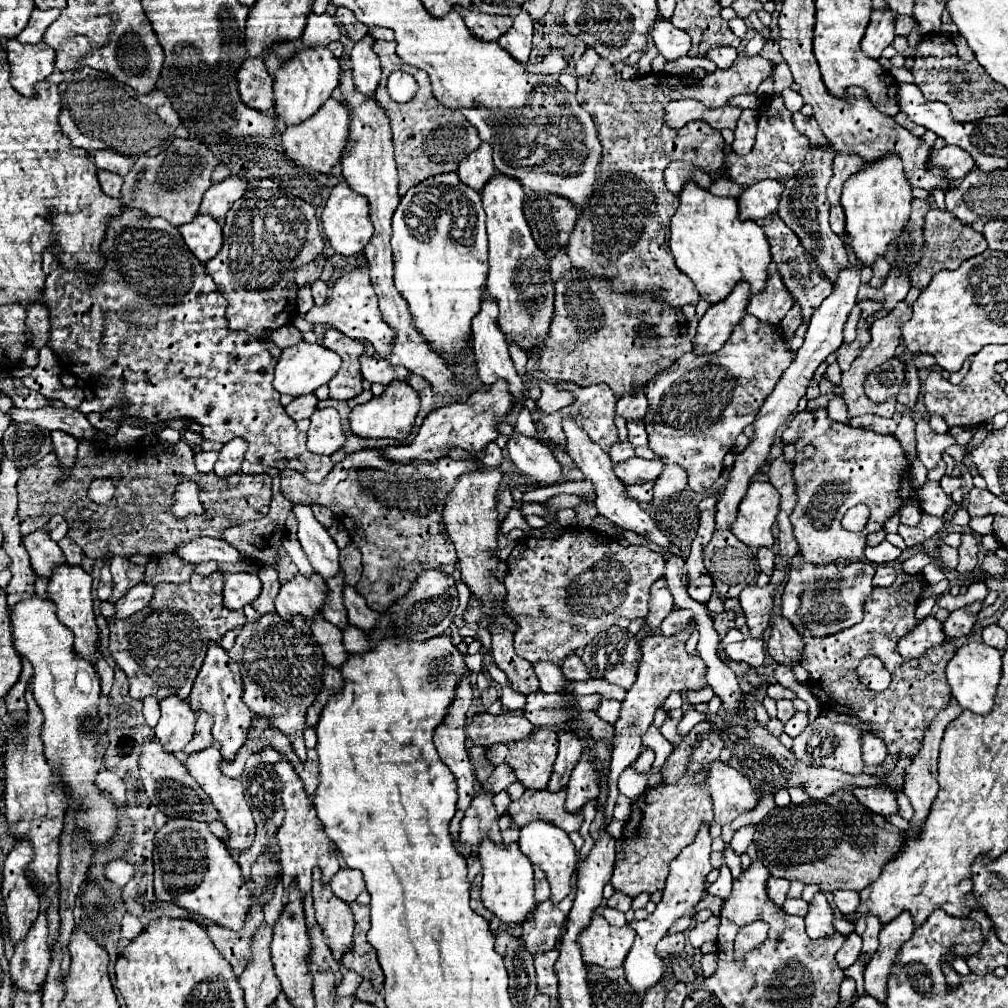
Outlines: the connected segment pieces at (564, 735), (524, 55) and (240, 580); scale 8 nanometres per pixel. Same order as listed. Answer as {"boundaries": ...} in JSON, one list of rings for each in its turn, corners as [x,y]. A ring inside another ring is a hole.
{"boundaries":[[[[559,731],[559,751],[557,751],[553,773],[549,779],[551,791],[559,791],[561,787],[567,785],[569,775],[571,775],[583,749],[585,749],[585,739],[577,737],[571,731]]],[[[521,11],[515,17],[511,29],[507,33],[503,33],[503,37],[499,37],[497,43],[505,51],[509,51],[513,59],[525,63],[531,53],[531,35],[533,35],[533,21],[527,11]]],[[[223,573],[223,603],[229,609],[243,609],[261,593],[261,581],[255,573]]]]}

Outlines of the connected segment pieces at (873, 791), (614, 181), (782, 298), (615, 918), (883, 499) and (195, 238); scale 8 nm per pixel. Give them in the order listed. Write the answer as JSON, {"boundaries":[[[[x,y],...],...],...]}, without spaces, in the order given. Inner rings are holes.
{"boundaries":[[[[857,787],[853,789],[853,795],[857,797],[857,801],[861,801],[861,805],[881,817],[889,817],[899,811],[895,793],[887,787]]],[[[761,55],[755,57],[737,57],[735,63],[729,69],[715,69],[713,73],[705,75],[703,79],[691,77],[691,75],[665,75],[665,73],[649,73],[643,77],[635,77],[633,81],[621,79],[621,75],[611,67],[609,61],[601,59],[599,67],[591,77],[577,77],[579,89],[577,99],[579,103],[589,111],[589,115],[595,121],[601,145],[603,145],[603,159],[597,169],[597,181],[593,185],[593,195],[587,211],[579,215],[575,231],[571,233],[567,255],[577,271],[591,273],[595,279],[607,279],[611,283],[611,289],[619,293],[651,293],[659,301],[667,301],[671,307],[683,307],[683,305],[697,305],[699,291],[689,281],[685,273],[679,271],[675,265],[671,251],[667,249],[667,239],[659,241],[653,239],[651,231],[669,231],[669,217],[675,213],[679,205],[679,197],[675,197],[663,181],[663,171],[671,161],[688,161],[699,165],[707,173],[713,173],[721,169],[725,163],[725,141],[719,131],[711,129],[705,121],[691,121],[683,125],[681,129],[673,129],[665,123],[665,107],[667,103],[675,99],[695,99],[703,103],[705,107],[723,107],[729,103],[733,95],[739,93],[755,93],[759,83],[767,79],[773,71],[773,65],[763,59]]],[[[779,275],[767,277],[767,285],[761,293],[753,295],[747,313],[755,315],[759,321],[769,325],[779,325],[779,321],[785,317],[785,313],[793,307],[791,293],[785,289]]],[[[605,907],[605,909],[603,909],[603,917],[605,917],[611,925],[615,925],[615,927],[625,927],[625,925],[629,925],[627,919],[625,919],[625,913],[619,913],[617,909],[611,909],[611,907]]],[[[819,409],[813,413],[797,413],[795,419],[787,423],[781,439],[783,445],[793,445],[797,451],[793,469],[797,505],[791,513],[791,525],[799,543],[799,553],[807,563],[827,565],[837,559],[863,559],[867,533],[879,531],[905,501],[915,497],[905,453],[893,435],[879,435],[873,431],[855,429],[847,423],[831,421],[827,411]],[[805,445],[815,447],[815,455],[811,459],[803,457]],[[857,503],[865,503],[871,517],[861,533],[851,533],[841,527],[841,519],[845,511]]],[[[201,213],[195,217],[195,221],[179,227],[179,233],[201,263],[207,263],[211,257],[215,257],[223,243],[221,225],[213,217]]]]}

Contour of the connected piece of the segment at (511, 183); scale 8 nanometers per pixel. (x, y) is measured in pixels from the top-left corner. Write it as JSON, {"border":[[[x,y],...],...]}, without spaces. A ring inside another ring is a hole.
{"border":[[[495,173],[481,191],[487,213],[489,235],[489,277],[487,293],[499,305],[499,327],[525,351],[537,347],[547,337],[553,315],[553,281],[543,251],[535,245],[523,215],[523,187],[513,177]]]}

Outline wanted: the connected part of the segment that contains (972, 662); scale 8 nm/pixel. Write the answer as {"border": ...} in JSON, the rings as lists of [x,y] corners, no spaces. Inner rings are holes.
{"border":[[[967,643],[955,651],[955,655],[947,661],[947,683],[951,685],[951,693],[963,709],[971,709],[973,713],[985,715],[995,707],[995,693],[1001,679],[1001,657],[999,651],[985,643]]]}

